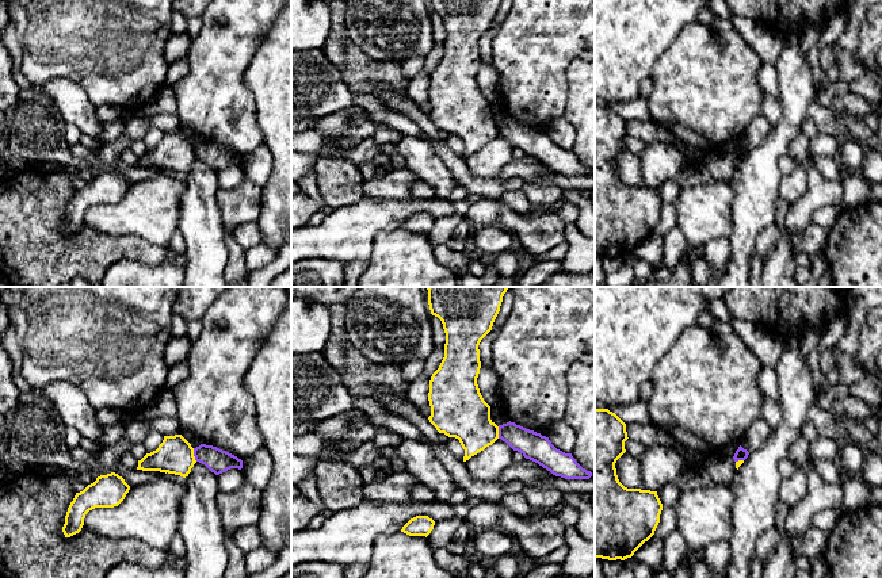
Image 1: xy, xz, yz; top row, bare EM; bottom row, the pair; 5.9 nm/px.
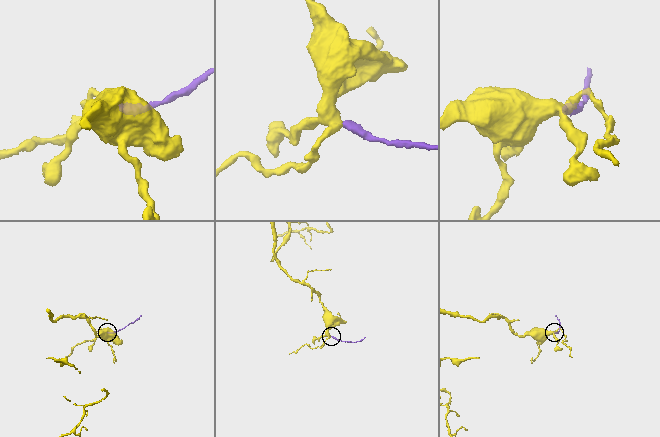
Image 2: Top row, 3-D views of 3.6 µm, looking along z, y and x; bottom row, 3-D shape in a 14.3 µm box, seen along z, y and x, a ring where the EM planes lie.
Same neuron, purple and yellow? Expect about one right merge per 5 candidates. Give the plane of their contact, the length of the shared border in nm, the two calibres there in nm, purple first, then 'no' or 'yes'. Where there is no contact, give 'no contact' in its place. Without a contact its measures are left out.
xy | 80 nm | 140/220 nm | no

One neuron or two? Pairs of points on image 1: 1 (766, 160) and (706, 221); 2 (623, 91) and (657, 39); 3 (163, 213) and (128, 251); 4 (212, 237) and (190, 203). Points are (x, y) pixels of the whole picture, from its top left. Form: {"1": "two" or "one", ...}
{"1": "two", "2": "one", "3": "two", "4": "one"}

